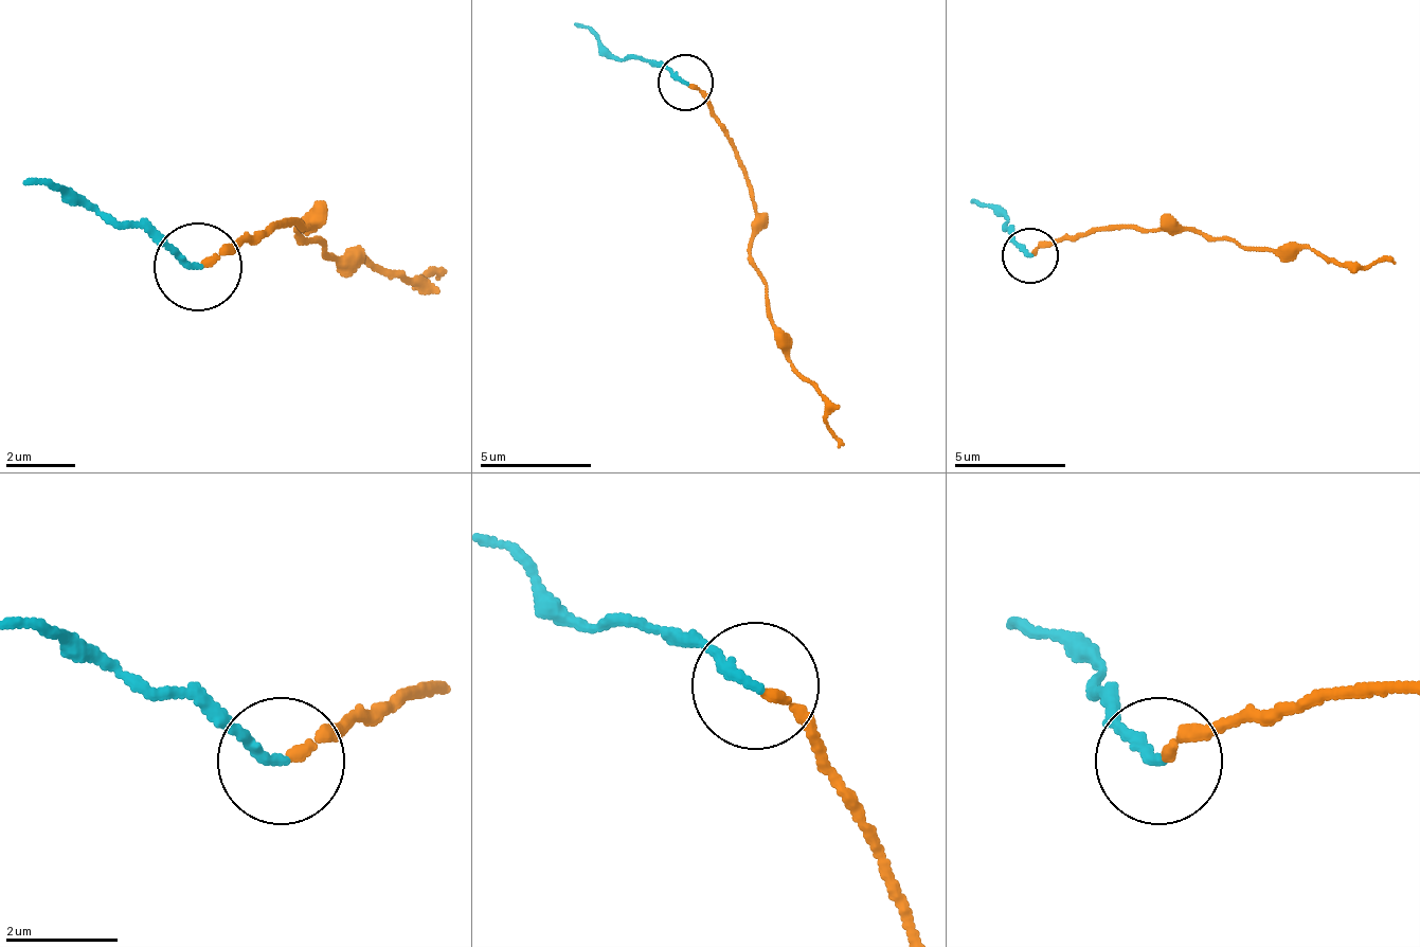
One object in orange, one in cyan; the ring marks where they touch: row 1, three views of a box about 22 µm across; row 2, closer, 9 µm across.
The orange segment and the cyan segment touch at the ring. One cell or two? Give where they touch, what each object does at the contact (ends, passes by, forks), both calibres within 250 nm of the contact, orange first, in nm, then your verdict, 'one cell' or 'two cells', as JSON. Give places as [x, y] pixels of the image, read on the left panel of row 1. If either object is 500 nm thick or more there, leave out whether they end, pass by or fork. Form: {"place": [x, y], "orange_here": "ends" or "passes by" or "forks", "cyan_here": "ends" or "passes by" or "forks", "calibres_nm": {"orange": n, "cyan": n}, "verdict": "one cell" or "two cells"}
{"place": [197, 266], "orange_here": "ends", "cyan_here": "ends", "calibres_nm": {"orange": 190, "cyan": 190}, "verdict": "two cells"}

